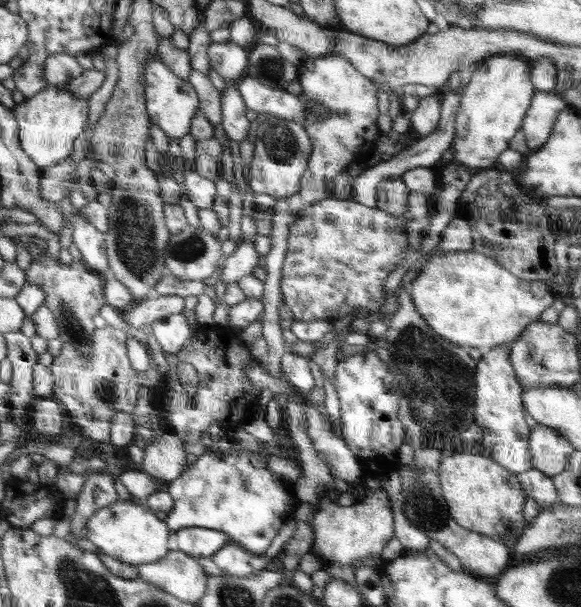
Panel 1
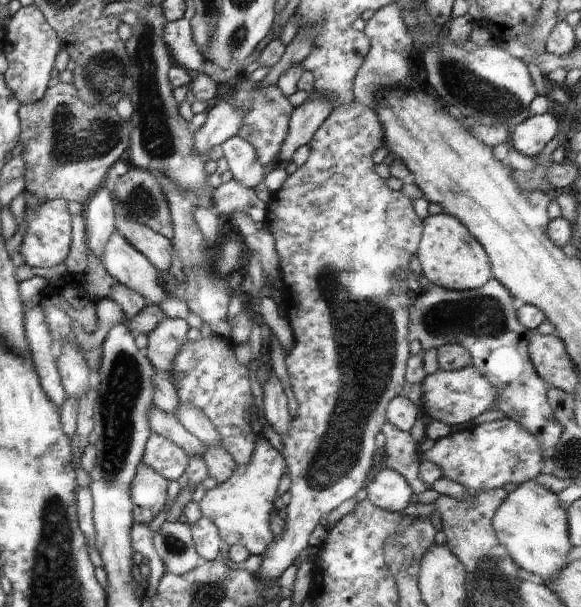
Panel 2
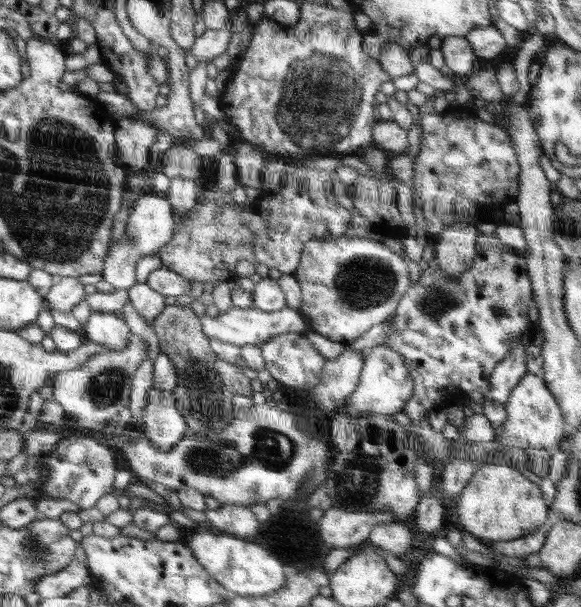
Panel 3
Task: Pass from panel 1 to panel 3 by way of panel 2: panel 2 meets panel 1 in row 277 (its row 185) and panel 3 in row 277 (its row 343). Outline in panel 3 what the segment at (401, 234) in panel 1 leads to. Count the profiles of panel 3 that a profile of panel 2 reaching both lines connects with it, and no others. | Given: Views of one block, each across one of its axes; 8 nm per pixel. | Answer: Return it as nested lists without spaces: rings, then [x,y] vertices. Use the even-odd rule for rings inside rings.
[[[348,235],[318,238],[307,242],[302,248],[300,262],[292,275],[301,288],[298,313],[305,322],[305,330],[317,332],[345,345],[350,345],[351,341],[362,337],[370,327],[388,320],[411,283],[405,259],[392,252],[383,241]]]

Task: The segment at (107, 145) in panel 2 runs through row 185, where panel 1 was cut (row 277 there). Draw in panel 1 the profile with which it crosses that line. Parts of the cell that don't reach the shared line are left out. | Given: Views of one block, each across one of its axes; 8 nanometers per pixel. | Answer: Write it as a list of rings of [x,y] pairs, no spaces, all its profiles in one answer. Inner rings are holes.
[[[29,237],[29,240],[38,244],[38,248],[42,248],[44,255],[36,257],[31,262],[26,269],[25,280],[36,284],[46,294],[43,305],[50,309],[59,326],[59,338],[64,343],[72,345],[72,348],[76,349],[80,355],[90,357],[92,335],[96,330],[92,318],[99,314],[100,308],[106,304],[103,295],[104,276],[90,270],[82,260],[73,260],[72,264],[66,265],[58,259],[49,257],[46,253],[47,243],[40,237]]]

